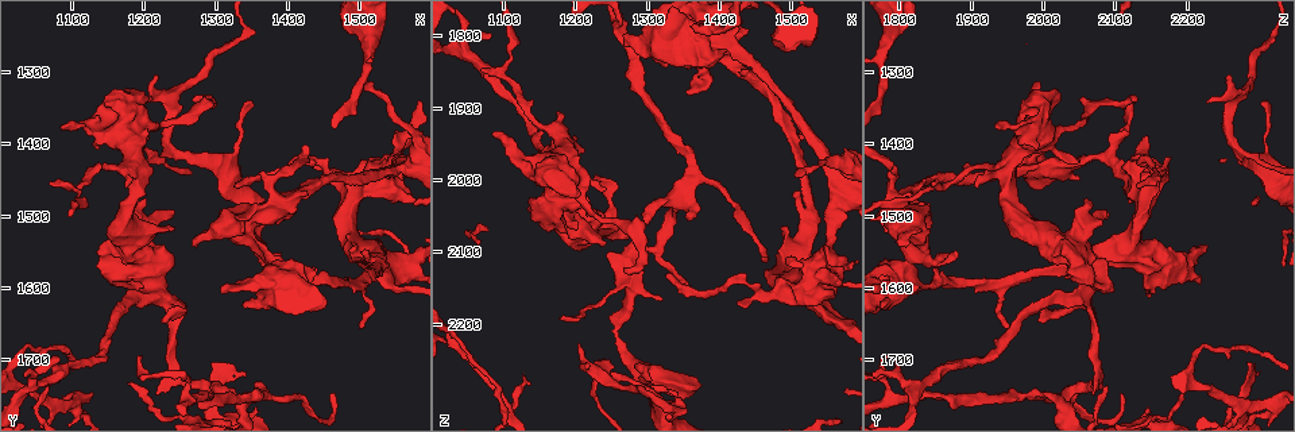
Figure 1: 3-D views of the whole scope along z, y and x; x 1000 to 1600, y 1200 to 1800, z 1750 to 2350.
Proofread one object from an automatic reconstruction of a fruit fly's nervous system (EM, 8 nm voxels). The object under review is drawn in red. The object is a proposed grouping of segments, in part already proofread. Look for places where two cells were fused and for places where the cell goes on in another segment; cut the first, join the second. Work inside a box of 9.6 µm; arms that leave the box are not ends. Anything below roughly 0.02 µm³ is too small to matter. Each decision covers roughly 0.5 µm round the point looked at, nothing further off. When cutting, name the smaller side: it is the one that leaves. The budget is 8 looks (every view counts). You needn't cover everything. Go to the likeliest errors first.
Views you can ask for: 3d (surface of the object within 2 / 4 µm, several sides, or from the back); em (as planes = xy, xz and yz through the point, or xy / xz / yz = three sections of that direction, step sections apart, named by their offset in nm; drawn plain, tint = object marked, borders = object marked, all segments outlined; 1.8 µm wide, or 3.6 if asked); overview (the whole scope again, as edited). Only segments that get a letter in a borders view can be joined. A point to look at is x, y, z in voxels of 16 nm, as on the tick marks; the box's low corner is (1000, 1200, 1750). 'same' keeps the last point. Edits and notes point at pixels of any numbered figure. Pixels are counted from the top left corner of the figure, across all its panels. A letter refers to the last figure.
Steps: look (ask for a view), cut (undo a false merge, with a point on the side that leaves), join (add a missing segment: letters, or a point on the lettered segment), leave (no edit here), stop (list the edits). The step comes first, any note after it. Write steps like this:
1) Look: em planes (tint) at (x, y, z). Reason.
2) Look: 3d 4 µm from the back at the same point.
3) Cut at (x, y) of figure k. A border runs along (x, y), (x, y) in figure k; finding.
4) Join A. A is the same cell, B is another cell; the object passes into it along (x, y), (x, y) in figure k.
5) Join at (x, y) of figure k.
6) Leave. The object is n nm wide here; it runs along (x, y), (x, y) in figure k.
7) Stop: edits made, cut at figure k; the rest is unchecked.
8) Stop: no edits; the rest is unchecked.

Look: em xz step 8 (tint) at (1565, 1435, 1970). Four arms meet.

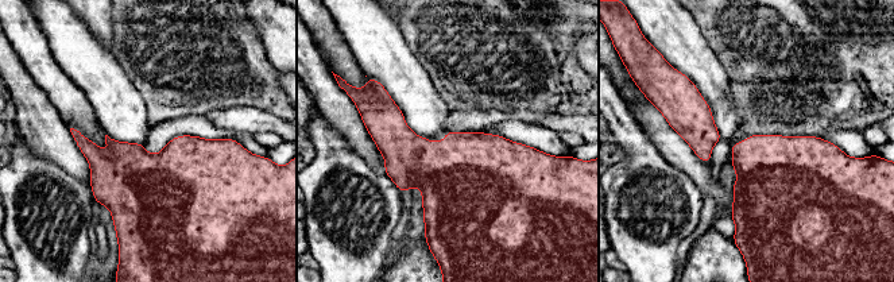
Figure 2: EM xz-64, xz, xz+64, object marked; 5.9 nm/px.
Look: em planes (borders) at the same point. Cut it another way.

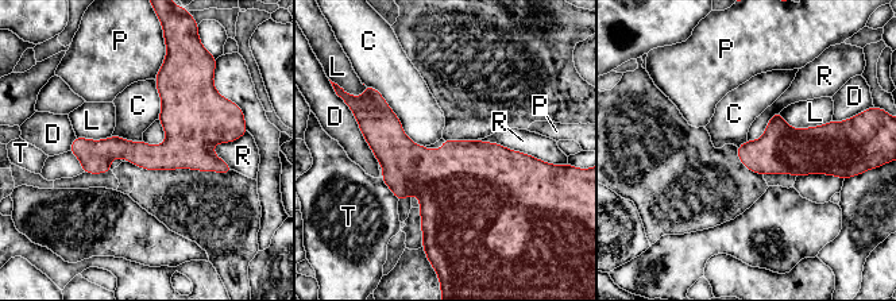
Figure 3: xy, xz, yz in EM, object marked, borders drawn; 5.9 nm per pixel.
Leave. C, D, L, P, R and T are other cells; it runs along (223, 135), (174, 153), (73, 149) in figure 3; all the same cell.

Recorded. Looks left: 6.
Look: 3d 4 µm at (1385, 1575, 1800). Calibre changes.

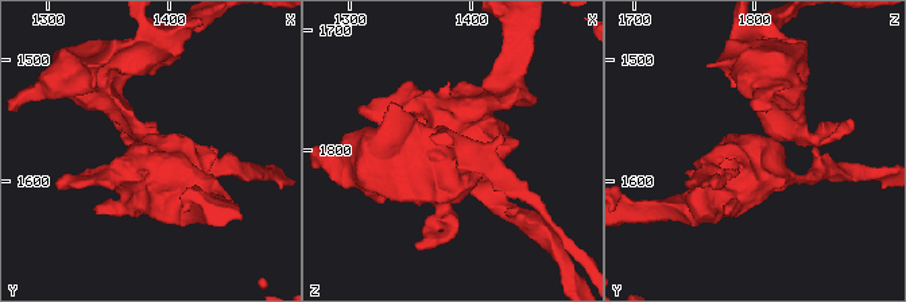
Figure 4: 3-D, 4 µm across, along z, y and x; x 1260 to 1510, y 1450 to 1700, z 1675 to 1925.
Look: em yz step 4 (tint) at (1388, 1572, 1800). Shape alone is not enough.

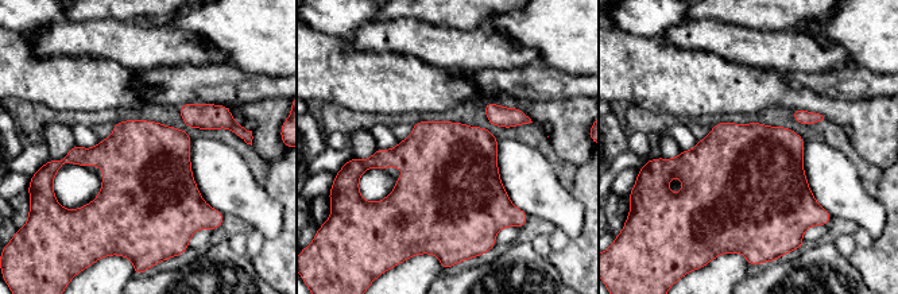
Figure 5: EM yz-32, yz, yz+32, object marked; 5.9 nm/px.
Look: em planes (borders) at the same point. Cut it another way.

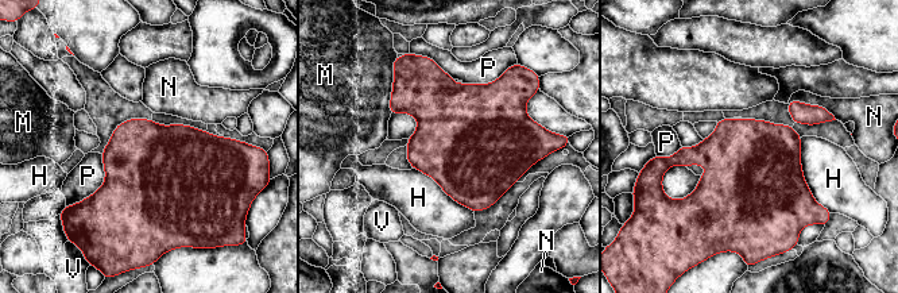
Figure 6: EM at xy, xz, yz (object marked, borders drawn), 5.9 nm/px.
Leave. H, M, N, P and V are other cells; a border runs along (801, 137), (802, 177), (824, 207) in figure 6; continuous, no second cell.

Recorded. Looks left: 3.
Look: 3d 4 µm from the back at (1335, 1765, 2030). Sharp bend.

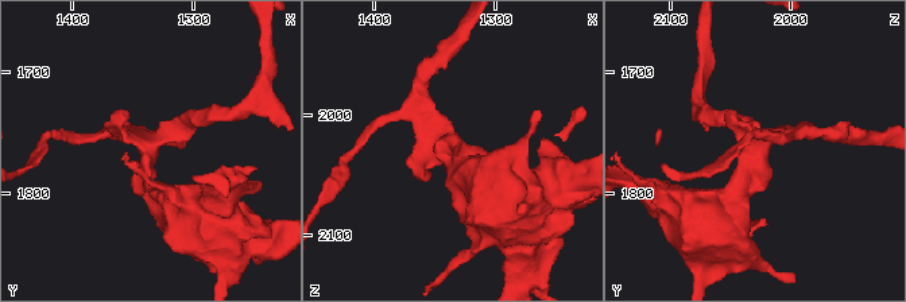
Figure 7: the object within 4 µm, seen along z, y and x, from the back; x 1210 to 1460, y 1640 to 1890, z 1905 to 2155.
Look: em planes (borders) at (1340, 1764, 2030).

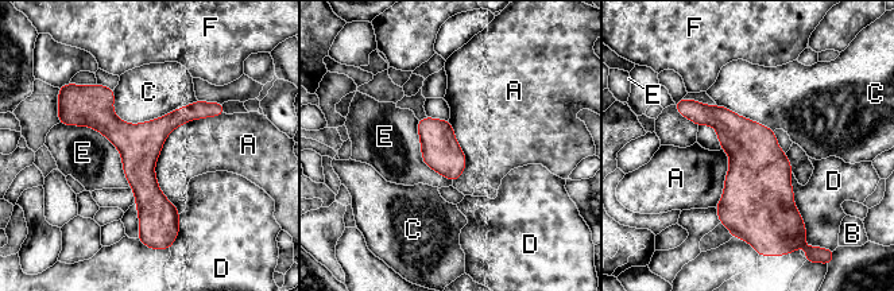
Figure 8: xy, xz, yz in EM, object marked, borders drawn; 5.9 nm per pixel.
Leave. A, B, C, D, E and F are other cells; a border runs along (225, 113), (159, 151), (180, 213) in figure 8; continuous, no second cell.

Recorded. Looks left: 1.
Stop: no edits; the rest is unchecked.

